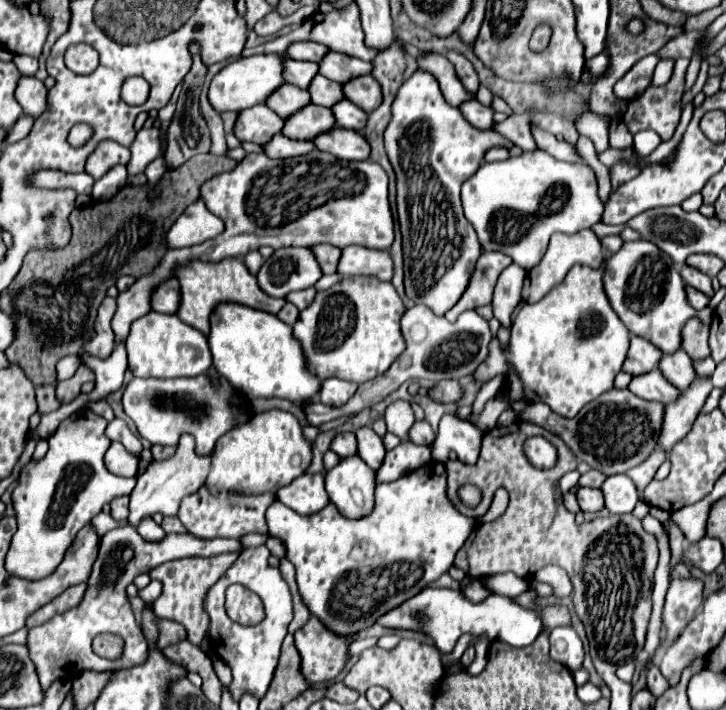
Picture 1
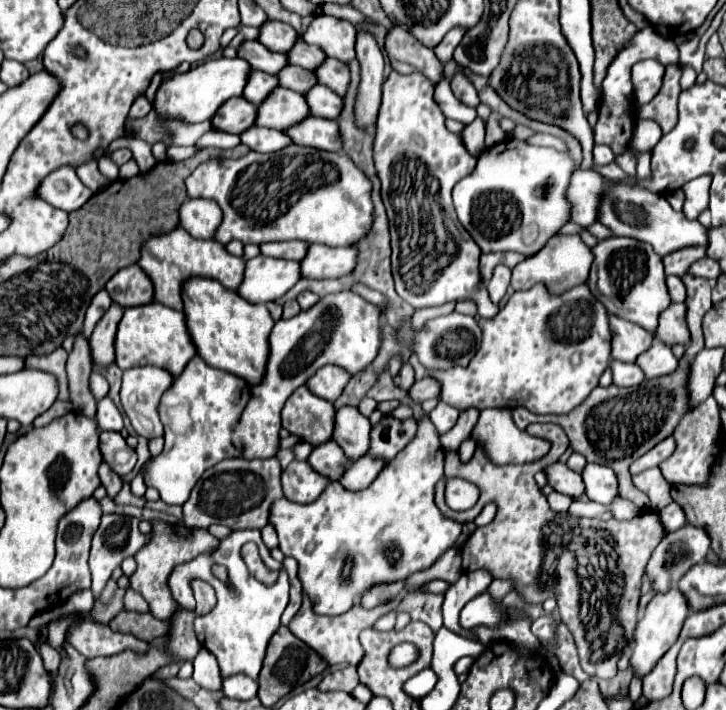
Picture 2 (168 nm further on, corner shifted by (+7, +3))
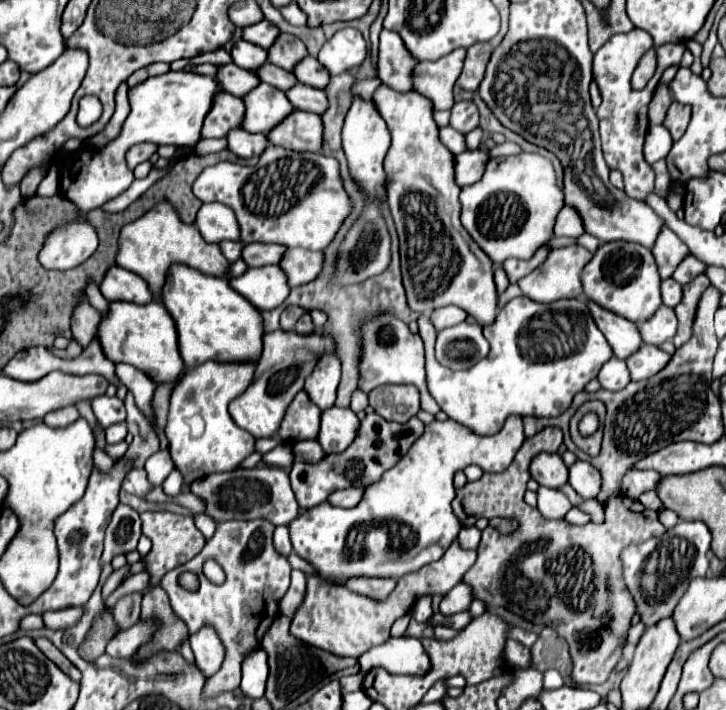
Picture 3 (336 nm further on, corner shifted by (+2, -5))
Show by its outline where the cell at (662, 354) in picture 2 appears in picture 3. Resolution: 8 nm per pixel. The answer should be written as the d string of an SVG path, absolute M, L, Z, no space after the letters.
M642 344L640 350L636 350L626 358L630 380L646 380L658 374L658 370L662 370L662 366L666 366L668 360L670 360L670 354L662 352L658 346Z

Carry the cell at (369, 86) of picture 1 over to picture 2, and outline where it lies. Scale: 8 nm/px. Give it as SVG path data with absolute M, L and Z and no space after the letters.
M327 58L319 68L317 68L317 78L319 78L319 84L331 88L335 94L339 96L345 96L347 94L347 88L349 88L349 66L341 60L335 60L335 58Z

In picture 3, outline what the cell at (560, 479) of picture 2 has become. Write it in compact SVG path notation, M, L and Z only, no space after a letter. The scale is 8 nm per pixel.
M536 454L530 462L530 476L548 488L560 488L566 484L566 464L560 454Z

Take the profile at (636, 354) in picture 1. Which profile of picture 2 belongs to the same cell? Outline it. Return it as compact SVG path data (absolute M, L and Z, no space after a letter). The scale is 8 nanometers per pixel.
M609 316L609 326L613 332L613 350L611 350L613 360L635 362L643 352L649 350L653 342L653 334L617 316Z

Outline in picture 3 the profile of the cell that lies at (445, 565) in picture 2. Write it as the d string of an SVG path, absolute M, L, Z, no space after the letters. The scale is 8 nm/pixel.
M454 540L438 562L426 564L420 570L398 578L396 588L390 592L386 600L374 600L362 594L354 594L346 586L328 582L324 578L318 578L316 574L308 576L306 596L302 600L302 606L296 610L292 618L290 632L298 640L310 646L322 648L326 652L332 652L338 656L360 656L372 646L386 642L390 638L392 622L408 614L420 596L426 596L426 594L444 596L448 590L460 584L462 572L466 572L470 564L474 564L474 558L476 558L476 550L466 550L458 544L458 540Z

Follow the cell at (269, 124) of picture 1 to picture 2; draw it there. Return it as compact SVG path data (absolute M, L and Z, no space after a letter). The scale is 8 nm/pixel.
M231 98L229 102L225 102L225 106L221 106L221 110L217 110L211 122L217 130L229 134L243 134L245 130L255 126L255 120L257 106L253 106L245 98Z

